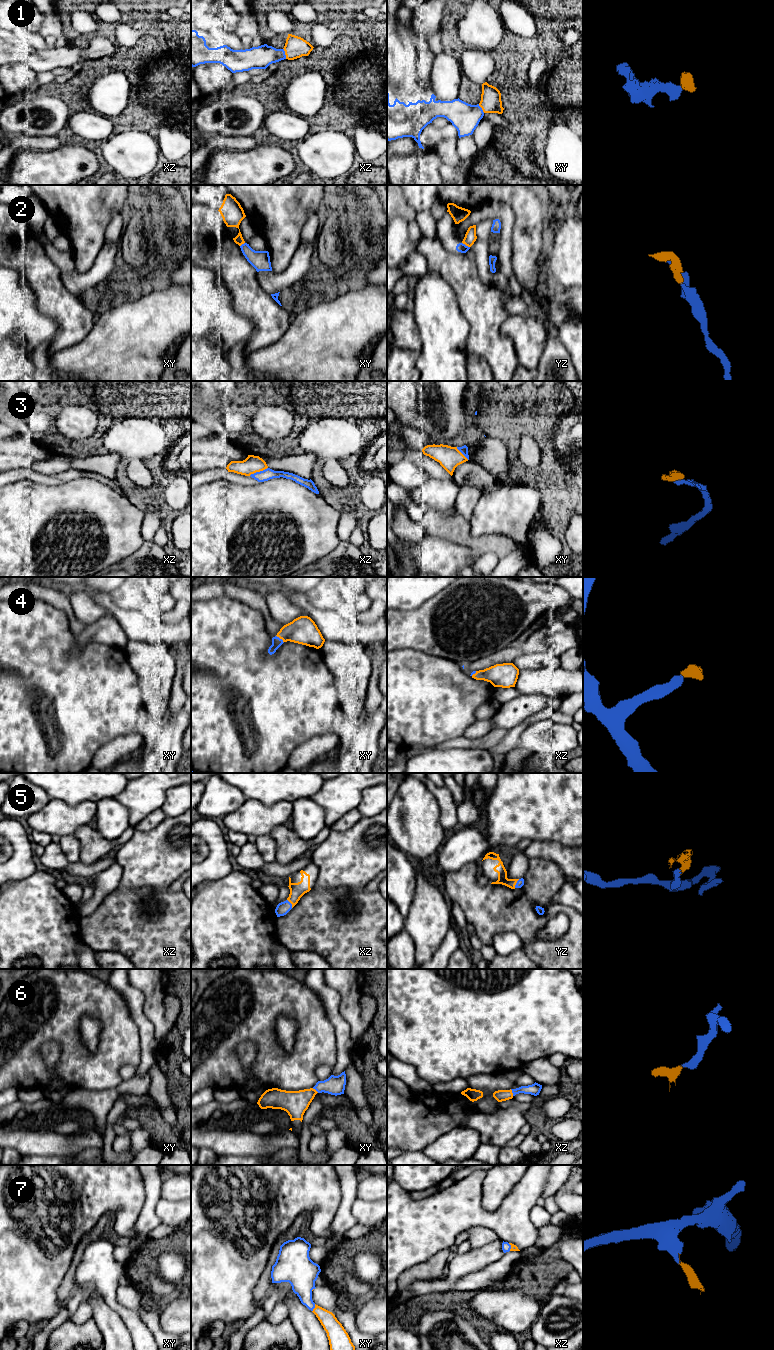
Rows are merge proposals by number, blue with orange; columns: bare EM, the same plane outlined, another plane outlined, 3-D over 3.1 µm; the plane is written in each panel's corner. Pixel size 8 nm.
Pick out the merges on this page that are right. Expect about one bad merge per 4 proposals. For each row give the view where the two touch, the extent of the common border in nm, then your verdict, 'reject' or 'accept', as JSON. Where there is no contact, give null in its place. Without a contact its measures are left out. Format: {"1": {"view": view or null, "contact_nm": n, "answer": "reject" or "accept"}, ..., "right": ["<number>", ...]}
{"1": {"view": "xz", "contact_nm": 90, "answer": "accept"}, "2": {"view": "yz", "contact_nm": 80, "answer": "reject"}, "3": {"view": "xz", "contact_nm": 170, "answer": "reject"}, "4": {"view": "xy", "contact_nm": 90, "answer": "accept"}, "5": {"view": "yz", "contact_nm": 80, "answer": "accept"}, "6": {"view": "xz", "contact_nm": 60, "answer": "accept"}, "7": {"view": "xy", "contact_nm": 70, "answer": "accept"}, "right": ["1", "4", "5", "6", "7"]}

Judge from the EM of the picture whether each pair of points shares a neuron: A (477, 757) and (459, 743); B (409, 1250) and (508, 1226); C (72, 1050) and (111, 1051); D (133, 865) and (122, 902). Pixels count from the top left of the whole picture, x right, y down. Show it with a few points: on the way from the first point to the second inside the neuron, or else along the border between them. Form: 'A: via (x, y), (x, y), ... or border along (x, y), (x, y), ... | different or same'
A: border along (443, 749), (485, 748), (488, 750) | different
B: via (434, 1225), (440, 1219), (483, 1219) | same
C: via (82, 1057), (101, 1057) | same
D: border along (149, 887), (133, 890), (117, 889) | different

